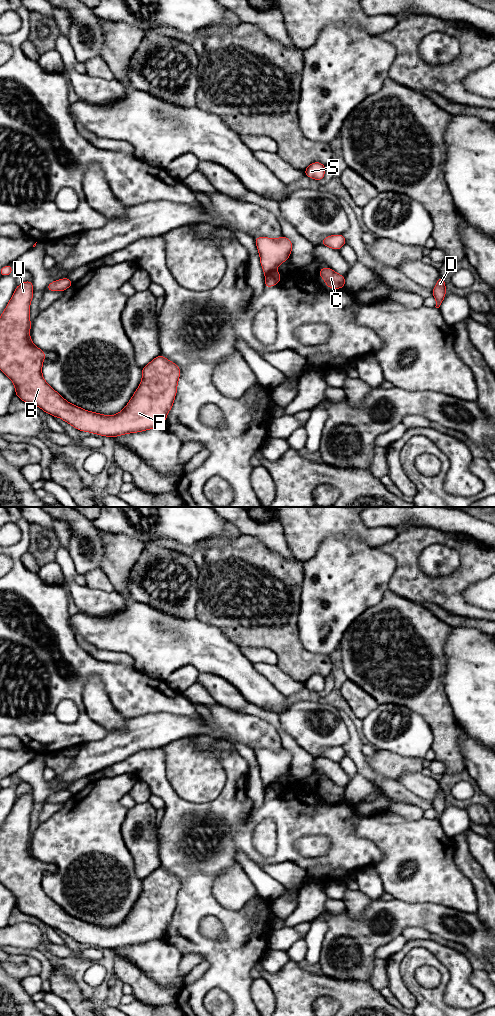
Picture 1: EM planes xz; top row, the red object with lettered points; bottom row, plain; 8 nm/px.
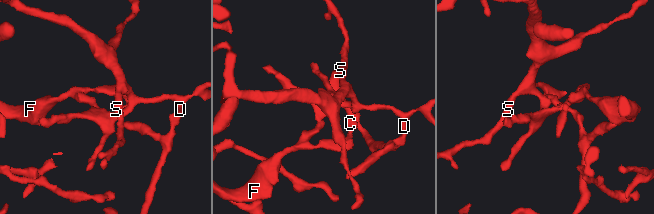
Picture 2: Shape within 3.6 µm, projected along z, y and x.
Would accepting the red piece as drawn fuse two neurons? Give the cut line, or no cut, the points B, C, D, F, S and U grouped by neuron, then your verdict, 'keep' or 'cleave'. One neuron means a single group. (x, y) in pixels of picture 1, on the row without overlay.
cut xz (275, 781), (266, 787); groups B C F U / D S; cleave

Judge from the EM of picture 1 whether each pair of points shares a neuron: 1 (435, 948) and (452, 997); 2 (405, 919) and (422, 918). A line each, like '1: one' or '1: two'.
1: one
2: one

